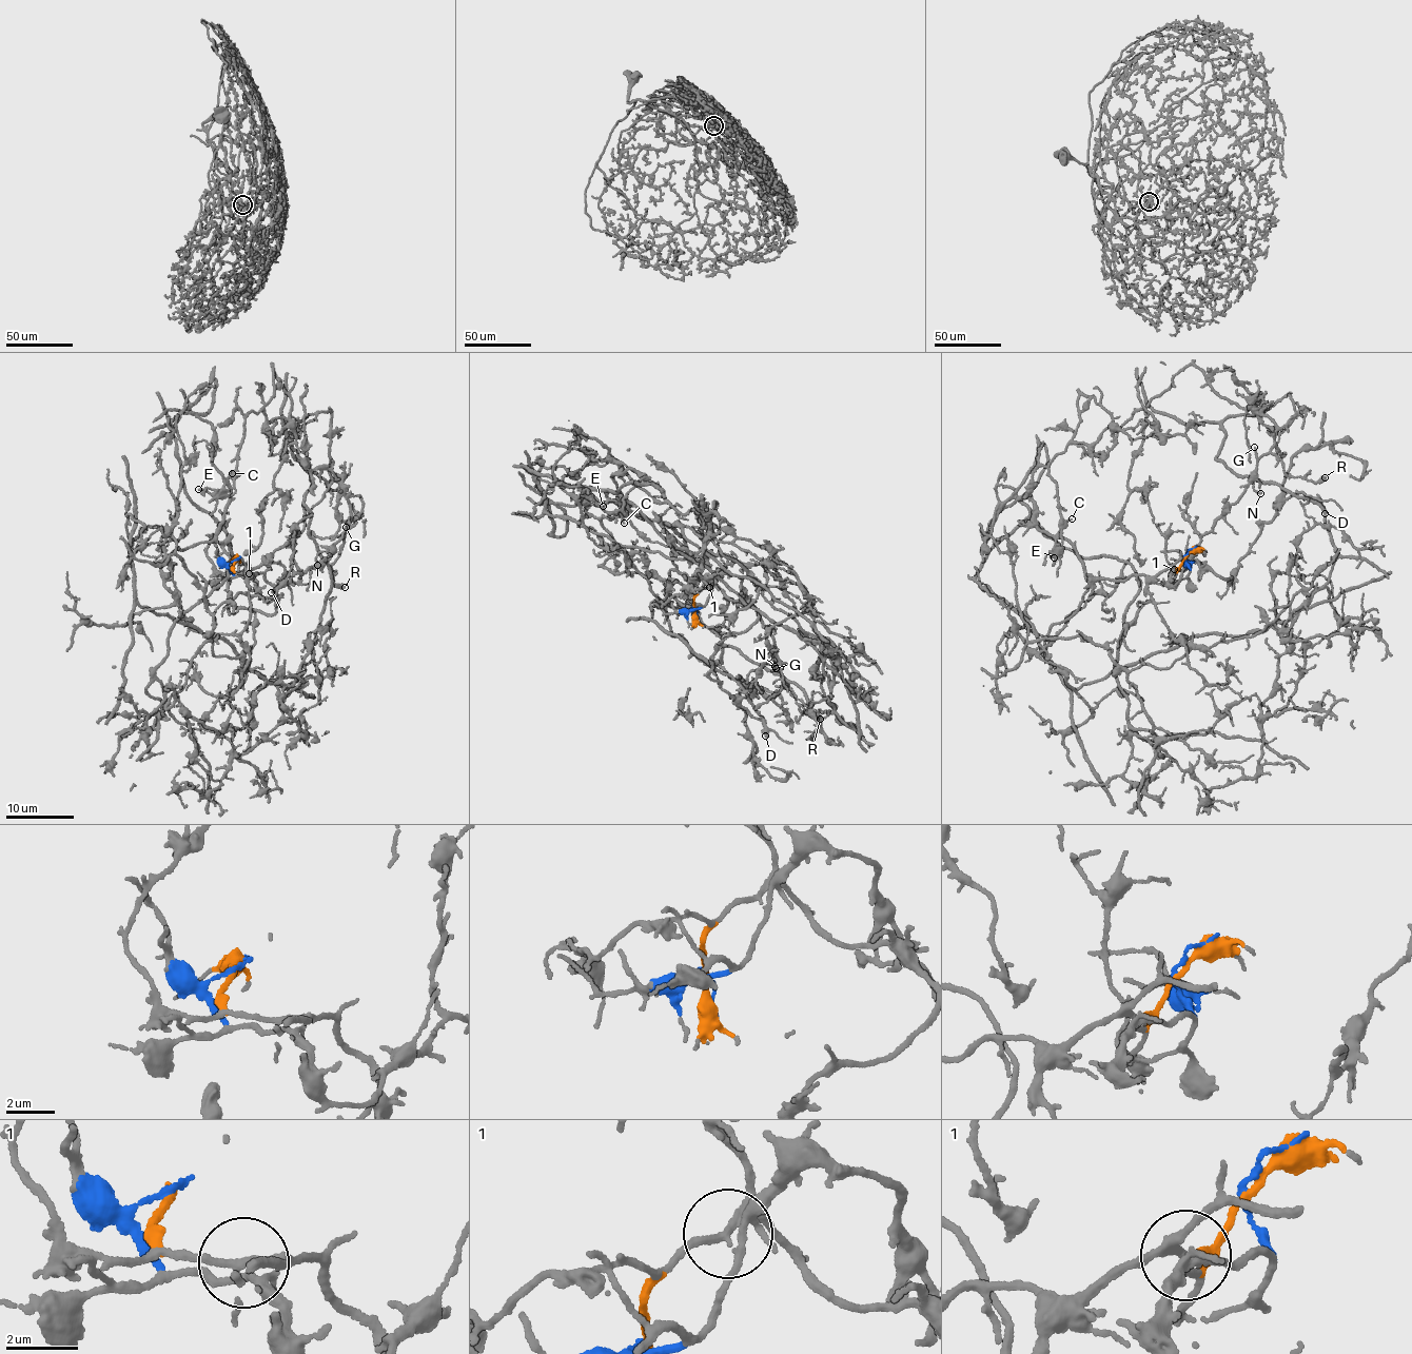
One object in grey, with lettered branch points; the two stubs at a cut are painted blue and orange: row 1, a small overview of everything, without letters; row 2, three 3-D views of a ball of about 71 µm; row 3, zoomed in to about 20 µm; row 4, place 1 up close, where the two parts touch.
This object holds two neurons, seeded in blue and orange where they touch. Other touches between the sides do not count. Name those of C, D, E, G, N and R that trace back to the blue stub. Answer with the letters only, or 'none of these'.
G, N, R

